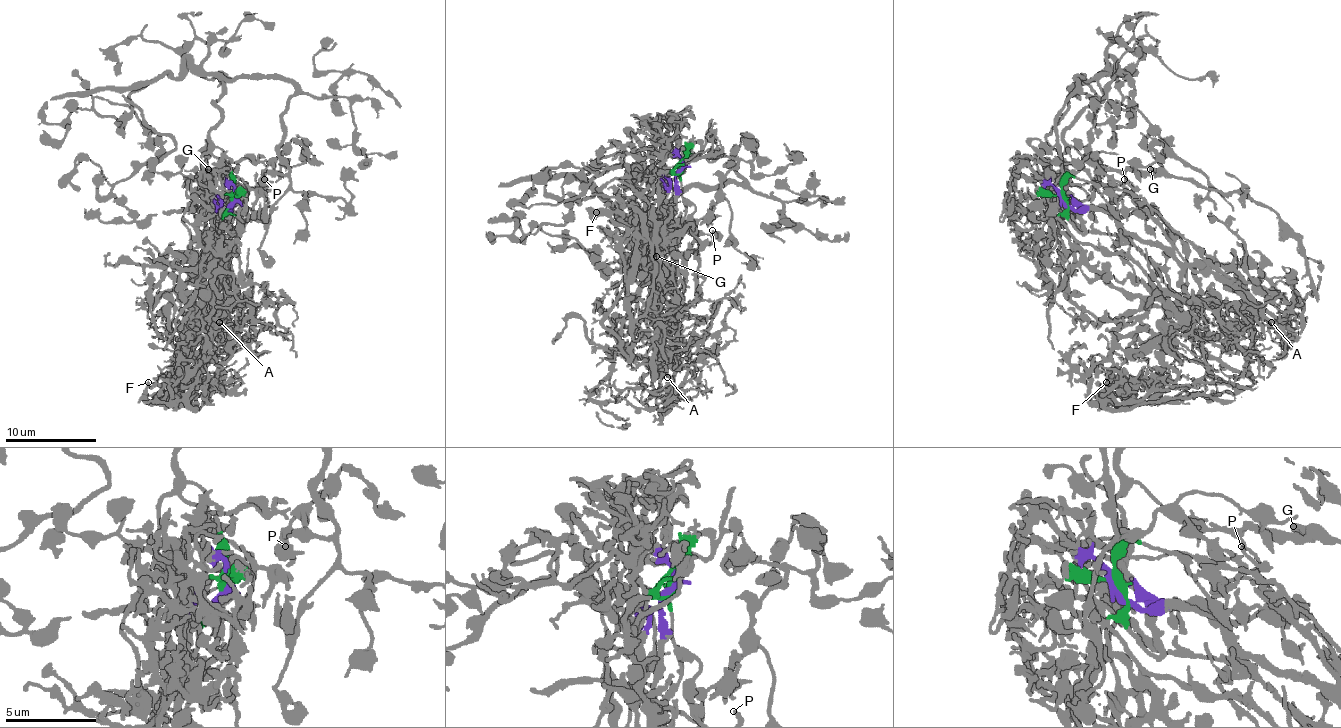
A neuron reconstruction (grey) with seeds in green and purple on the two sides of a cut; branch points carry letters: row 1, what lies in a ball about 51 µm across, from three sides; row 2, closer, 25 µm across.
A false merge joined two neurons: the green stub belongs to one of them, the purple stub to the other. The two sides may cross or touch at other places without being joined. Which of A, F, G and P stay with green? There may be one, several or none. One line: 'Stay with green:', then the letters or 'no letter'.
Stay with green: no letter

